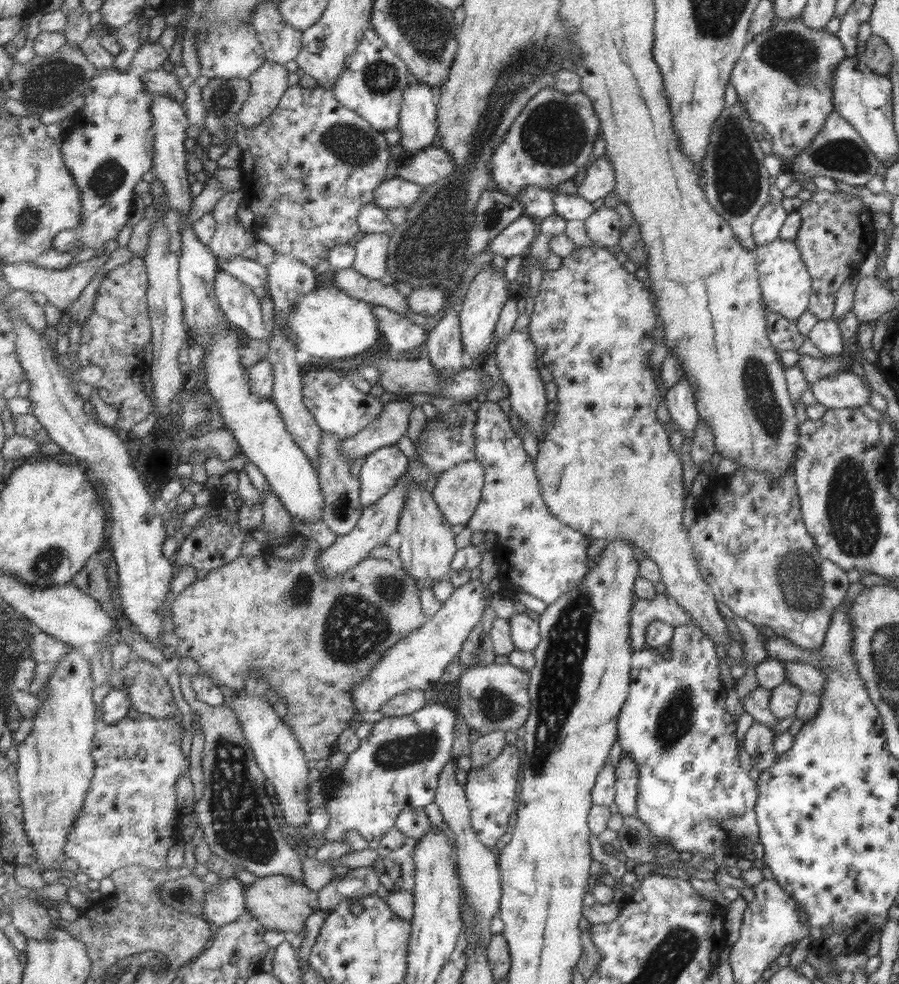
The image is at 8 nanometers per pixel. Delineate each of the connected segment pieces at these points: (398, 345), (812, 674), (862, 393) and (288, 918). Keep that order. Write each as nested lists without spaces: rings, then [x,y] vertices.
[[[373,306],[374,315],[378,320],[380,326],[380,334],[384,337],[386,342],[389,344],[391,352],[409,352],[409,350],[415,350],[419,346],[423,346],[425,341],[427,342],[428,337],[425,334],[425,328],[419,324],[412,322],[409,317],[399,314],[390,308],[384,306]]]
[[[784,661],[782,667],[784,668],[784,680],[799,688],[801,693],[807,692],[818,698],[821,696],[824,678],[817,668],[795,661]]]
[[[849,370],[823,377],[808,386],[817,403],[825,408],[859,408],[868,402],[865,382]]]
[[[271,875],[258,877],[246,886],[247,912],[253,915],[268,930],[283,931],[289,939],[297,941],[303,934],[305,920],[322,910],[317,890],[311,890],[304,882],[290,876]]]

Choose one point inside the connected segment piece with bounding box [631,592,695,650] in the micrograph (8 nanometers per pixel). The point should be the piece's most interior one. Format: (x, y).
(663, 607)

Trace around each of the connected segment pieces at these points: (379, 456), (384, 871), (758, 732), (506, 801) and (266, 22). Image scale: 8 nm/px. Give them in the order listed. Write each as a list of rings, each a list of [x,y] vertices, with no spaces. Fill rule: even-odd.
[[[395,444],[371,452],[358,472],[365,507],[374,505],[389,494],[406,473],[409,464],[407,456]]]
[[[396,826],[393,827],[379,842],[377,851],[379,856],[373,864],[373,868],[379,875],[380,883],[390,892],[409,891],[414,892],[416,887],[416,864],[414,859],[417,840],[403,834]]]
[[[753,721],[743,736],[743,750],[749,754],[753,768],[759,771],[769,768],[777,754],[773,750],[773,732],[767,725]]]
[[[507,743],[504,751],[485,767],[473,770],[467,777],[464,785],[466,795],[471,807],[471,822],[479,841],[485,847],[495,848],[495,844],[501,840],[501,836],[511,828],[511,814],[516,810],[517,796],[519,796],[519,750]]]
[[[262,2],[254,12],[254,25],[266,49],[267,61],[287,64],[296,60],[302,49],[303,31],[291,26],[279,10],[279,2]]]

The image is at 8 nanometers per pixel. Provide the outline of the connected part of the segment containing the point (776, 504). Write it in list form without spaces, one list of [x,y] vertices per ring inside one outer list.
[[[788,466],[786,472],[778,478],[770,478],[768,474],[757,474],[748,468],[738,468],[729,477],[711,475],[708,490],[704,492],[701,499],[697,500],[697,515],[692,527],[688,529],[688,533],[694,544],[695,564],[699,568],[699,572],[702,572],[703,580],[706,580],[706,584],[714,594],[715,601],[723,603],[738,618],[745,620],[755,628],[765,626],[765,628],[770,628],[777,637],[787,639],[789,643],[799,646],[803,650],[814,650],[823,643],[829,620],[831,620],[831,613],[843,603],[850,584],[845,571],[841,570],[839,566],[835,566],[833,562],[819,556],[813,539],[807,534],[801,518],[793,475],[792,466]]]

